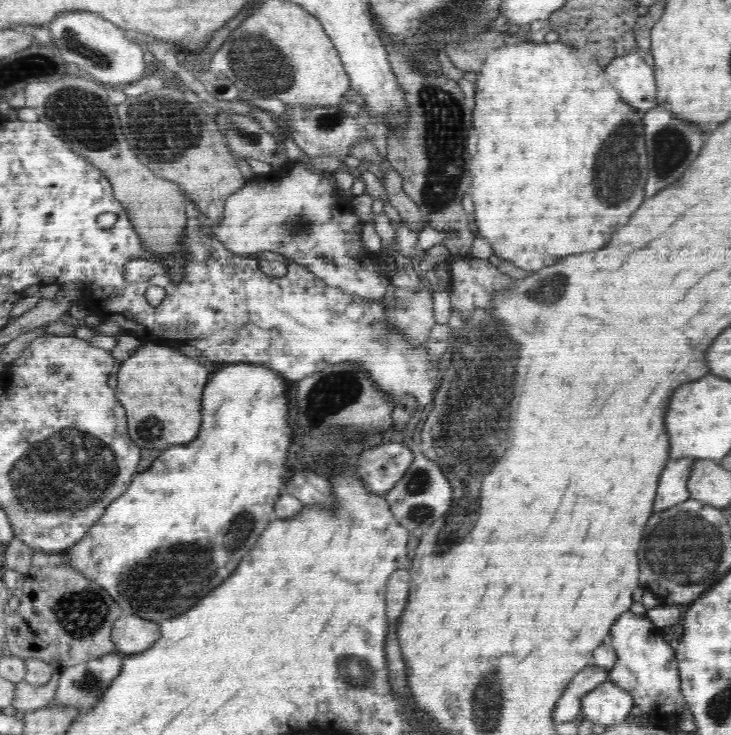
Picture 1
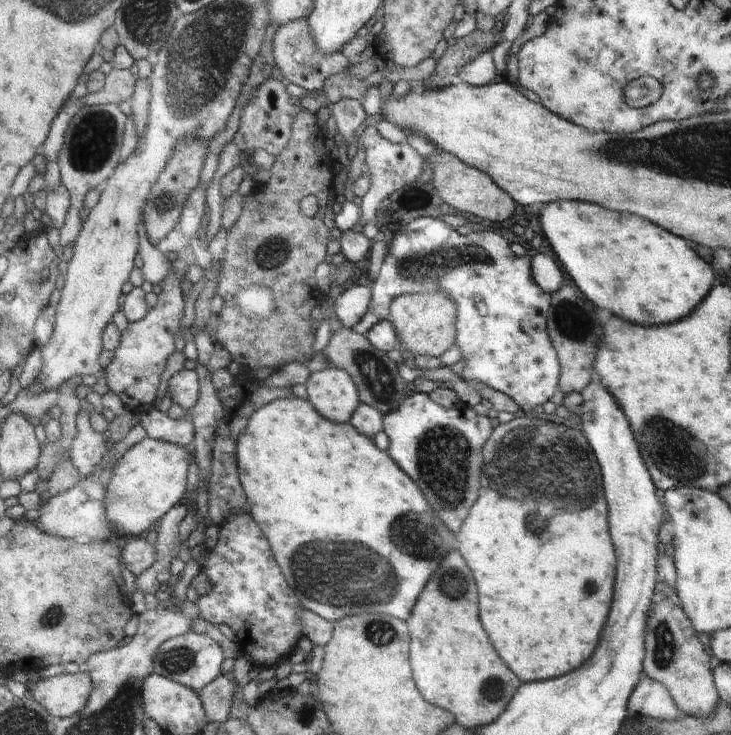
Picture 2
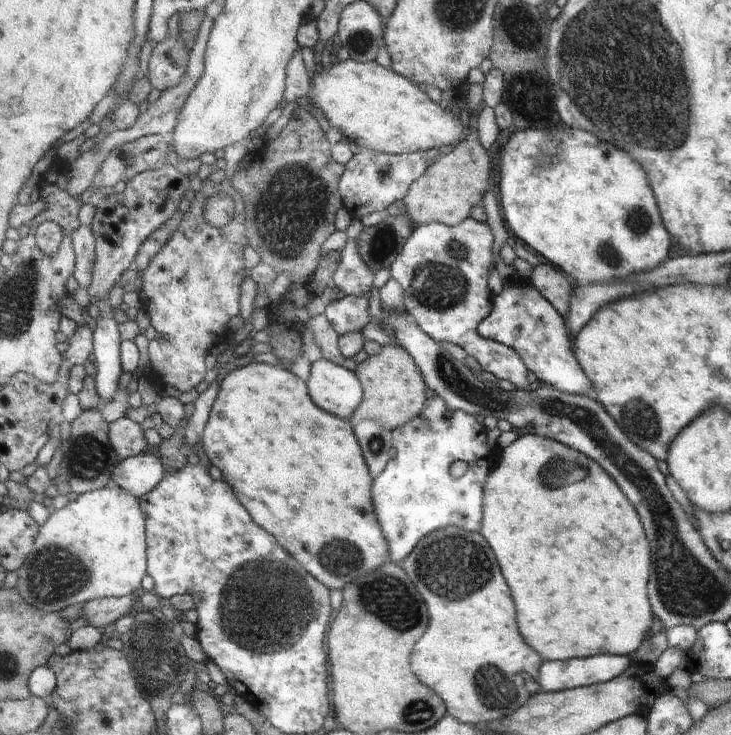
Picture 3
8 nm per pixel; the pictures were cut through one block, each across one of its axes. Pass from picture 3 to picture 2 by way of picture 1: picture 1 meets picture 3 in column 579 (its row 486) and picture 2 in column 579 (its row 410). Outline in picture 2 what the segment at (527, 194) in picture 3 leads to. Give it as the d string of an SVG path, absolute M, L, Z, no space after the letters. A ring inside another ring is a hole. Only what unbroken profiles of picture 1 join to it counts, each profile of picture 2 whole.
M558 202L543 205L539 220L544 231L546 247L550 247L562 262L574 284L596 306L642 326L660 326L684 318L696 304L704 300L714 284L712 268L672 232L642 220L638 216L622 216L608 208L588 202Z

